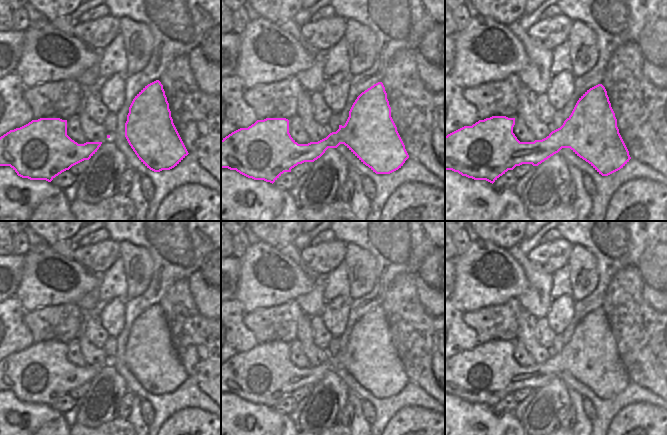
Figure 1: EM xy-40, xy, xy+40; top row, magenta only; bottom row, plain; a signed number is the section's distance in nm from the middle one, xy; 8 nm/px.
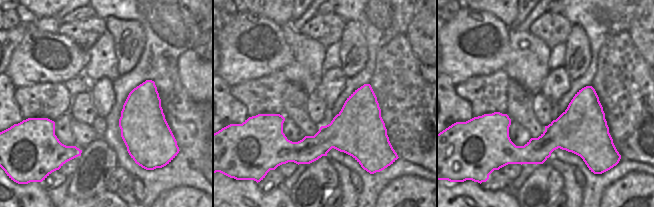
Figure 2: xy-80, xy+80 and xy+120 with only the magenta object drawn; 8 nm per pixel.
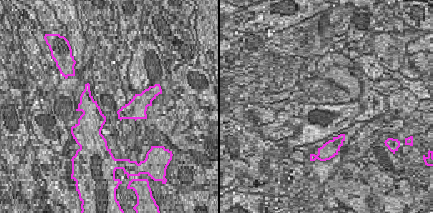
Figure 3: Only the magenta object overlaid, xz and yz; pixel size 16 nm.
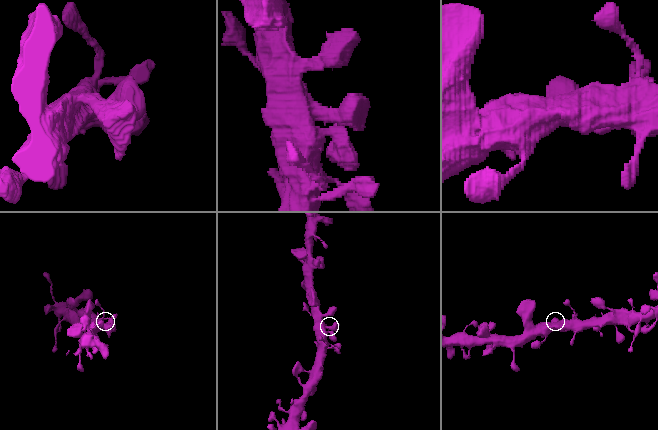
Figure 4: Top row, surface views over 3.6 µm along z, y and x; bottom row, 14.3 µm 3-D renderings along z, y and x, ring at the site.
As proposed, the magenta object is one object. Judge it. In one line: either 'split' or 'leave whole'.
leave whole

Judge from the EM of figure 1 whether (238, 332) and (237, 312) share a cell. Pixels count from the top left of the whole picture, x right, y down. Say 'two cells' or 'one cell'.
one cell

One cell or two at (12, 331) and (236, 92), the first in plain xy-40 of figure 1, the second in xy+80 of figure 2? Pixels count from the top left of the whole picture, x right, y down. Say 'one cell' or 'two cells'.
two cells

